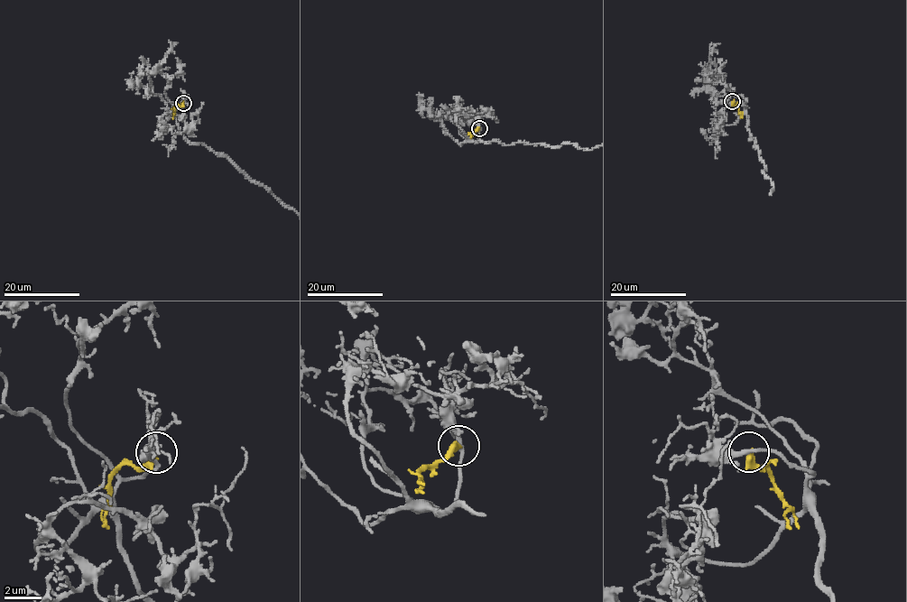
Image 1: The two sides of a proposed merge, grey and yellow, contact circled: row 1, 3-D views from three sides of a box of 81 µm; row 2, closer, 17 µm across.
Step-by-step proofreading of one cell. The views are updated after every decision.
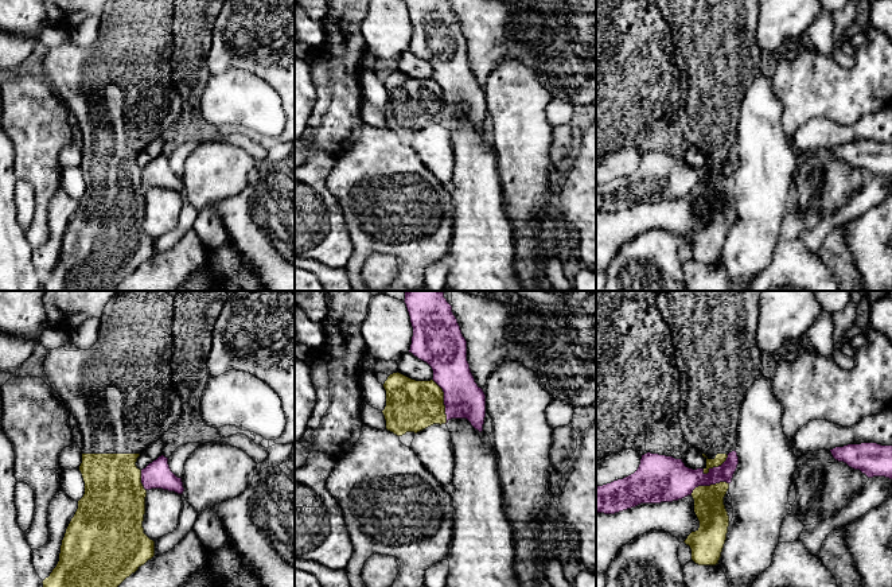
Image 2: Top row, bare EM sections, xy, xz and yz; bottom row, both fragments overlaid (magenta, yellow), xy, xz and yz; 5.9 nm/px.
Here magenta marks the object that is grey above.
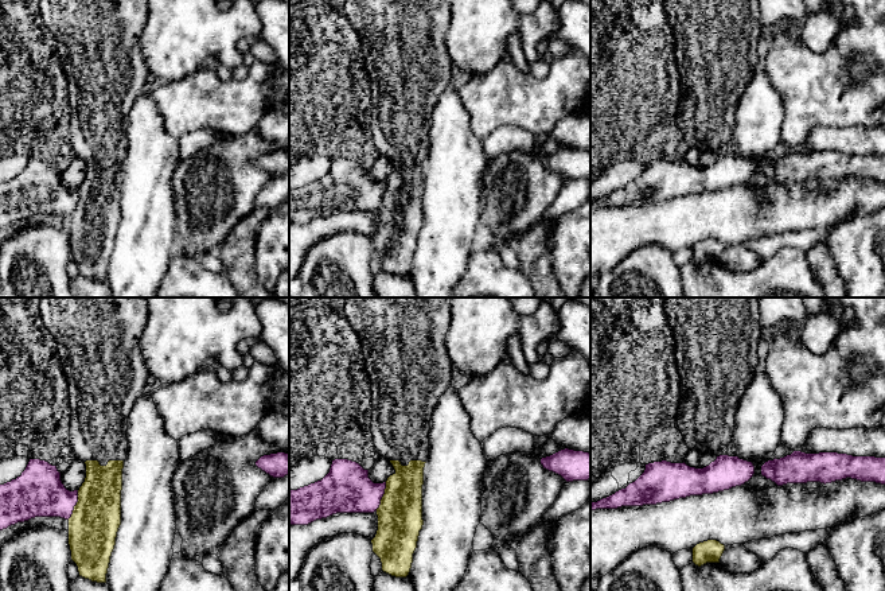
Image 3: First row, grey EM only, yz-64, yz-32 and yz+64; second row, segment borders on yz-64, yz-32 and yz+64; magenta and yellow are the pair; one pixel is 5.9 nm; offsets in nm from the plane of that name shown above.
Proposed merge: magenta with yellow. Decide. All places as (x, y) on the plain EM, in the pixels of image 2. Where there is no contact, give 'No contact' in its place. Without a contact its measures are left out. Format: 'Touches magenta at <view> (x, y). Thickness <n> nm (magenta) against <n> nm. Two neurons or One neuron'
Touches magenta at xz (444, 100). Thickness 240 nm (magenta) against 300 nm. Two neurons

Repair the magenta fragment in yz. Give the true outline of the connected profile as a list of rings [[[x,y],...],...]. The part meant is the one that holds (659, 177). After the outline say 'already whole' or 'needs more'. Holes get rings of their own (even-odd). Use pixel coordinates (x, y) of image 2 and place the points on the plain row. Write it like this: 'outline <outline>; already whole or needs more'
outline [[[736,148],[708,172],[704,167],[686,166],[682,158],[647,151],[634,172],[596,184],[596,211],[615,213],[640,202],[673,201],[692,194],[698,184],[731,182],[737,163]]]; already whole

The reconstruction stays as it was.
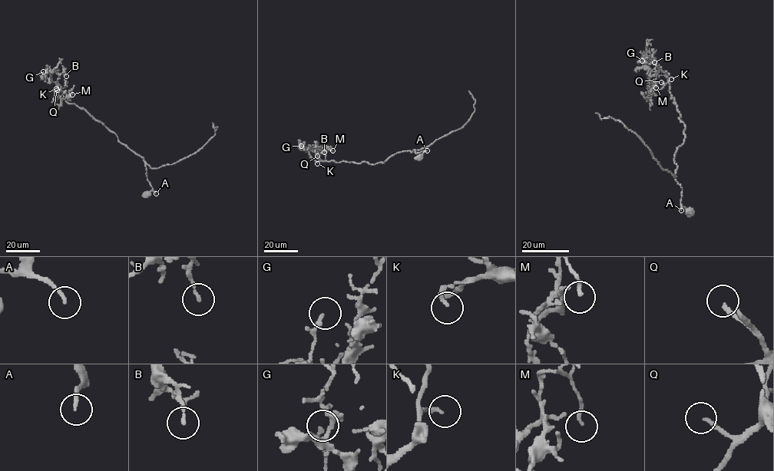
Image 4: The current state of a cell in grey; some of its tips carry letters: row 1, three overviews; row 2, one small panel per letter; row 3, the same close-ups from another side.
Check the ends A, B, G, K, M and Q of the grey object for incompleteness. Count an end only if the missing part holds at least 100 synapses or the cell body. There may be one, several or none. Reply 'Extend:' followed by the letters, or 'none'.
Extend: Q

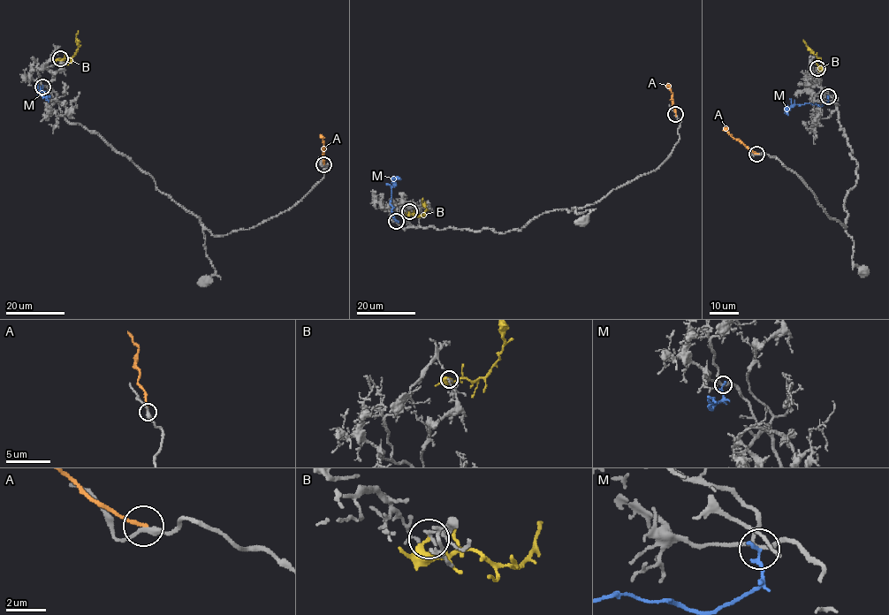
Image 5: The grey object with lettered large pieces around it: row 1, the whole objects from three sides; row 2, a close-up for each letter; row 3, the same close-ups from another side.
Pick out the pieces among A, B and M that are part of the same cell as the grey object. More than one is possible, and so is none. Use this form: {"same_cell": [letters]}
{"same_cell": []}

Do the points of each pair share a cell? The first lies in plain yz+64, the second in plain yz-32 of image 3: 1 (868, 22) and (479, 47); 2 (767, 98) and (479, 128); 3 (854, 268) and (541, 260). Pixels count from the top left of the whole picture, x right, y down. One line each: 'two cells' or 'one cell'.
1: two cells
2: two cells
3: two cells

